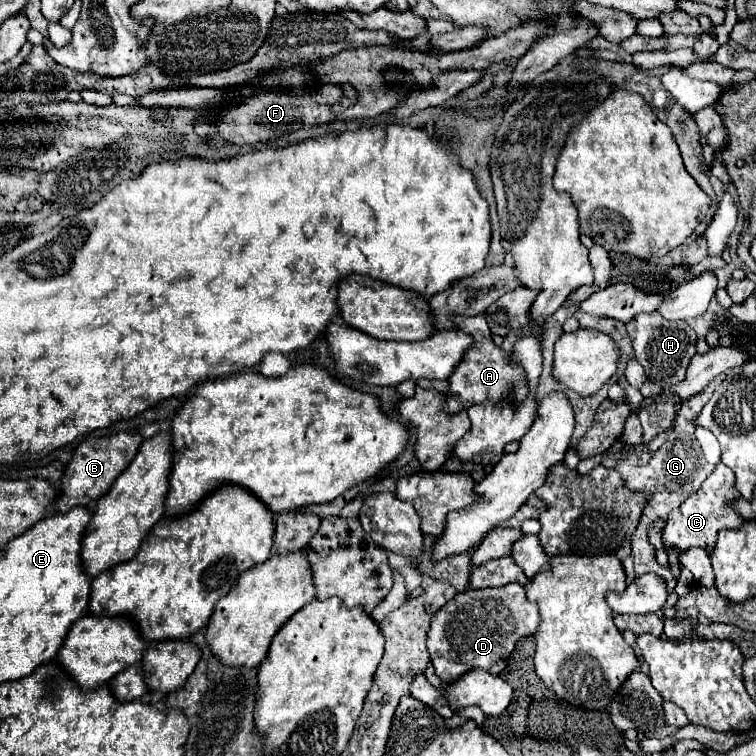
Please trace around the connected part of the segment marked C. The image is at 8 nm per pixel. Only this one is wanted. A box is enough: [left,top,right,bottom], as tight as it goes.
[663,464,743,558]

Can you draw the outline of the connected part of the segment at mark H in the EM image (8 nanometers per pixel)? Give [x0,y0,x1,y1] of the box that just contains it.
[627,314,697,388]

